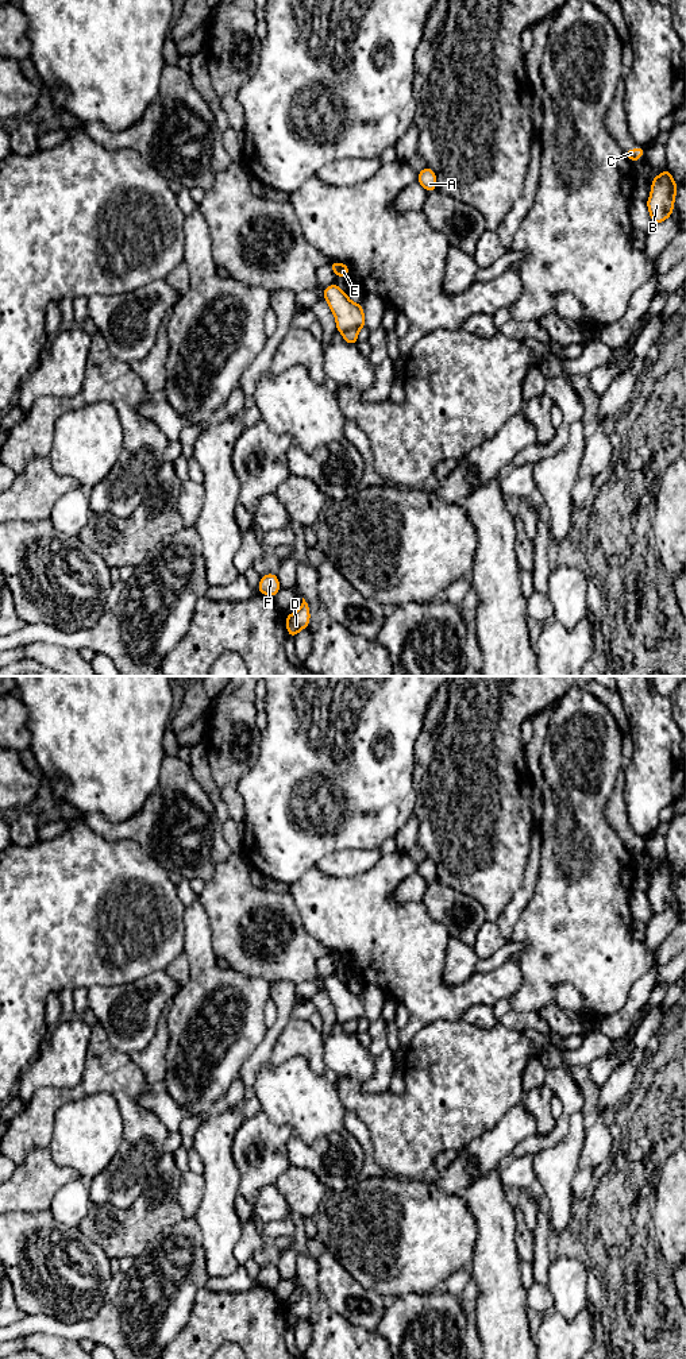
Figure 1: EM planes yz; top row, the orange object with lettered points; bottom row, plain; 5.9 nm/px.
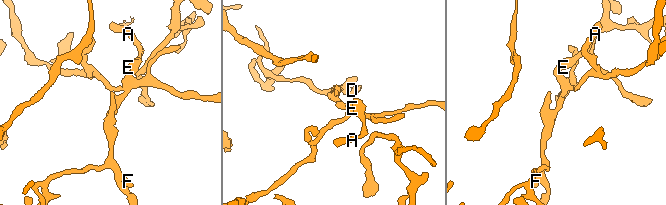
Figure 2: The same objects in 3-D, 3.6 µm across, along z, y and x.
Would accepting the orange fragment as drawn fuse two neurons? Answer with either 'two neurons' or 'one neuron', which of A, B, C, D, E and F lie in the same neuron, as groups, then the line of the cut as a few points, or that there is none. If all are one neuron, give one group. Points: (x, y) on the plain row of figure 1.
two neurons; A E / B C D F; cut in yz along (357, 1020), (342, 1023)

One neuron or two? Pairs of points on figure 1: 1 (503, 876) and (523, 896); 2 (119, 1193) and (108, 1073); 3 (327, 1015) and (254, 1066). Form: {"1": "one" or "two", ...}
{"1": "two", "2": "one", "3": "two"}

